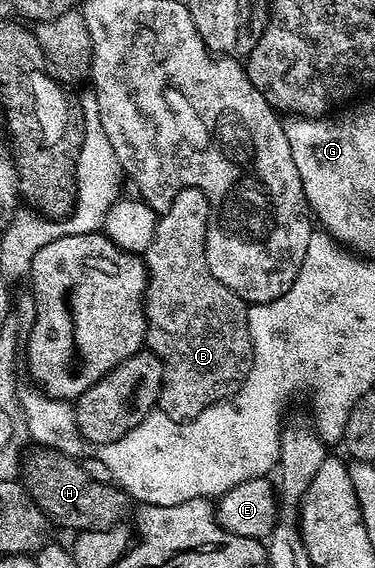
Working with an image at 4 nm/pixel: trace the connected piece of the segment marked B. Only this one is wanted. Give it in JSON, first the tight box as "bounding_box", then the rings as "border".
{"bounding_box":[143,187,253,423],"border":[[[185,187],[173,196],[171,205],[158,218],[155,237],[151,245],[143,253],[147,278],[145,280],[145,342],[144,346],[152,354],[161,358],[163,365],[163,377],[161,378],[161,397],[159,400],[159,410],[177,423],[184,423],[186,419],[194,419],[199,413],[203,413],[212,403],[218,402],[222,398],[221,390],[228,383],[236,384],[249,369],[249,364],[253,357],[253,342],[251,341],[251,329],[249,328],[249,307],[244,299],[240,299],[223,281],[216,279],[207,265],[205,256],[205,234],[207,233],[207,221],[209,220],[209,206],[207,197],[194,187]]]}

